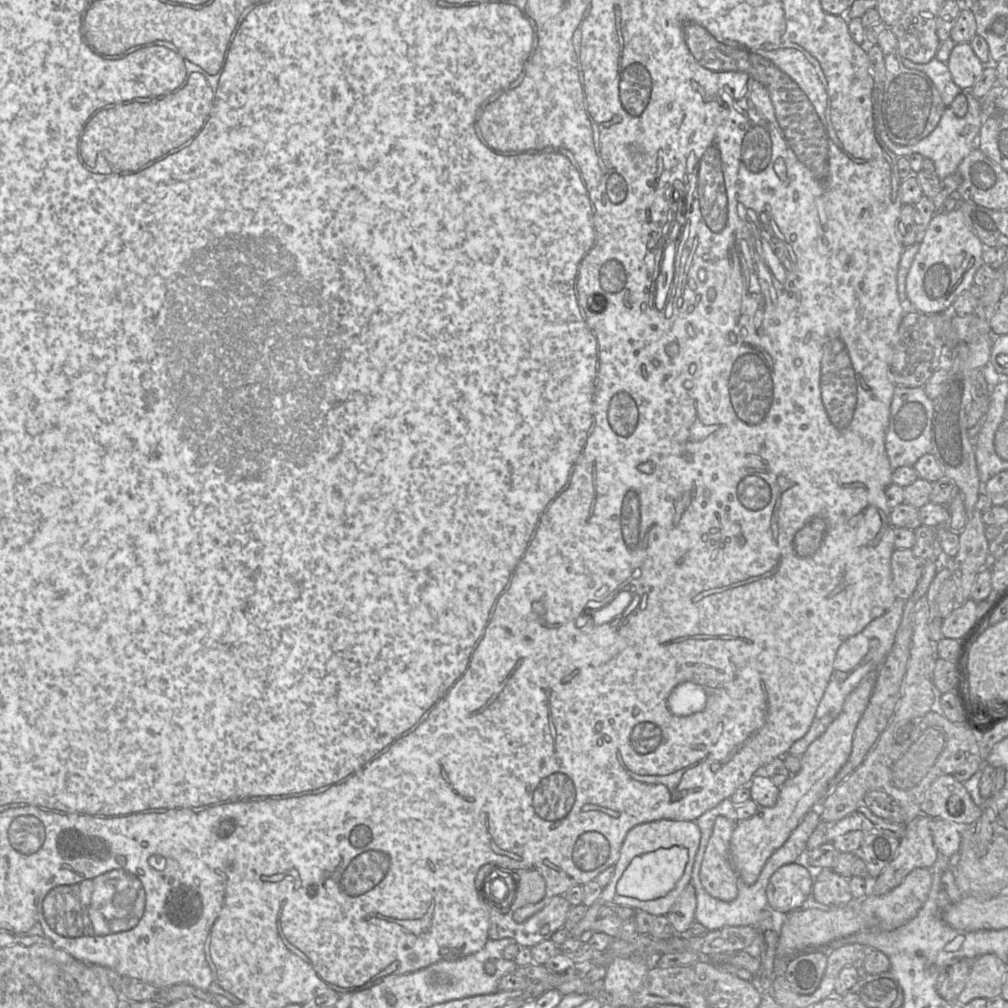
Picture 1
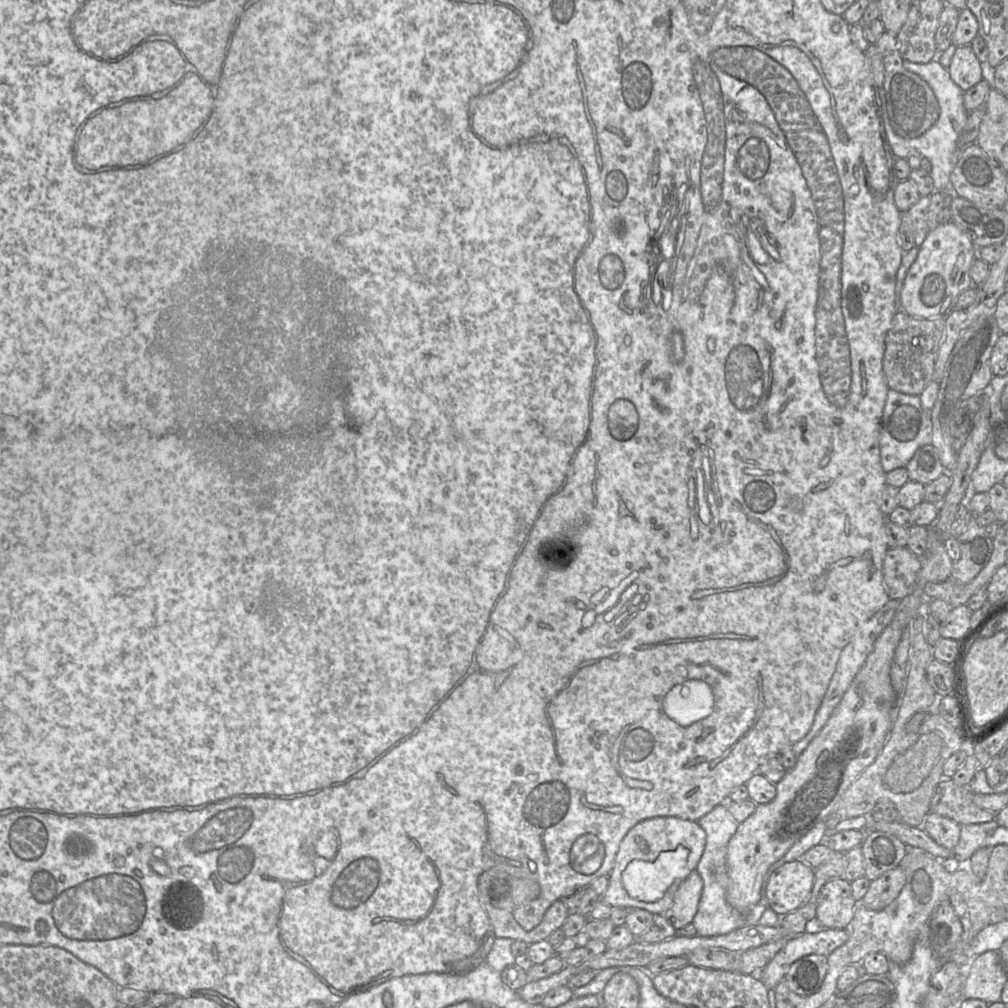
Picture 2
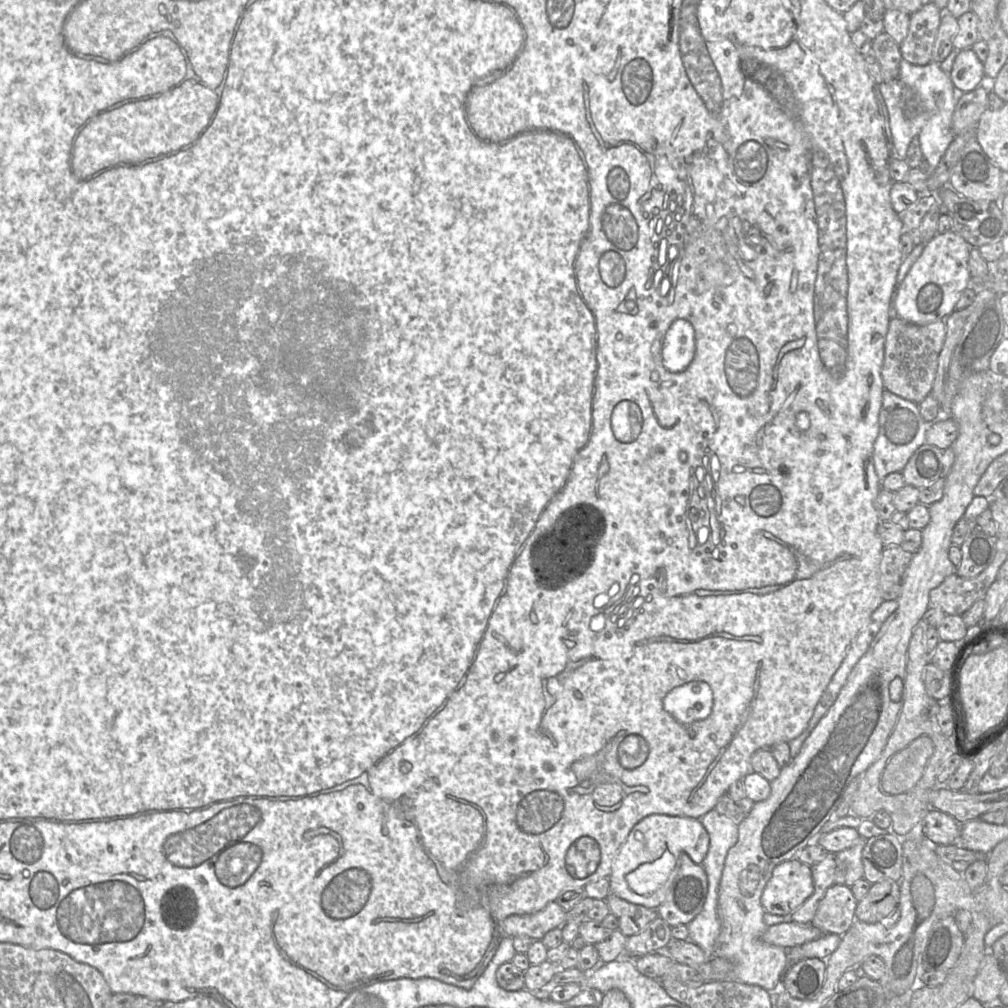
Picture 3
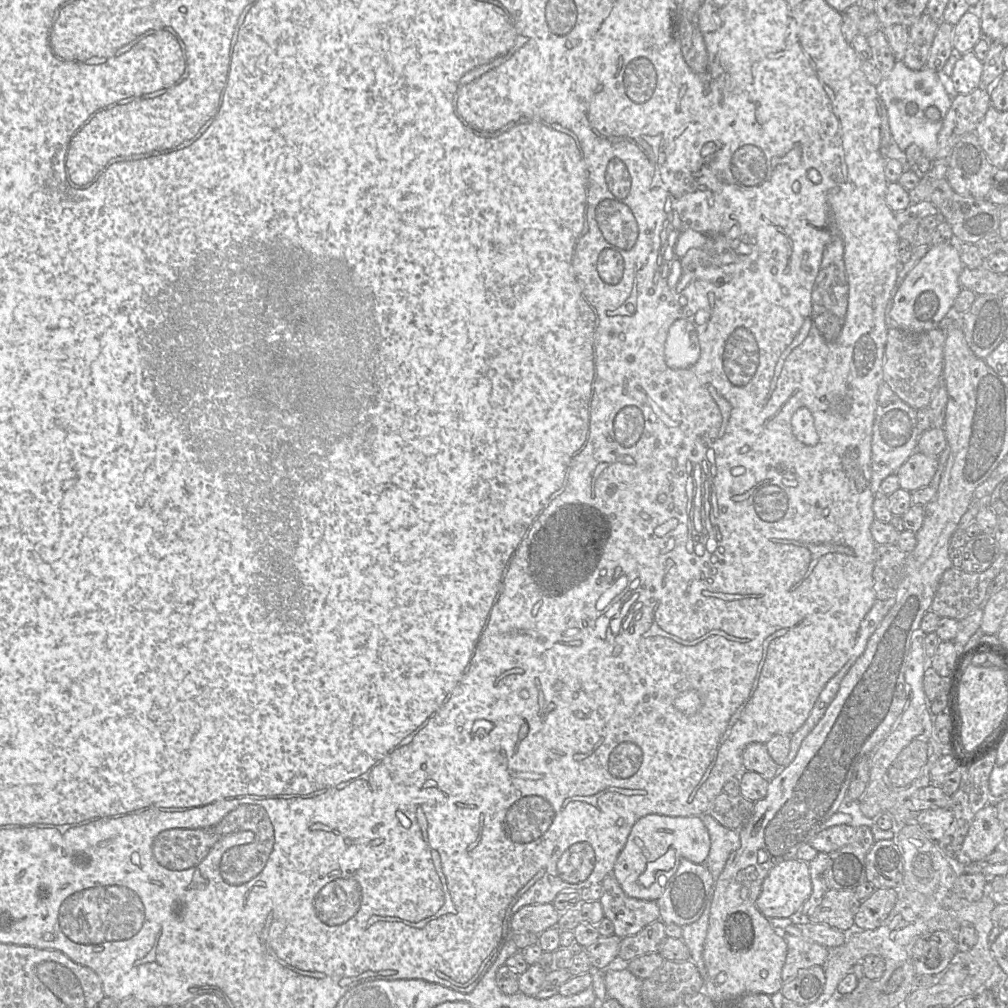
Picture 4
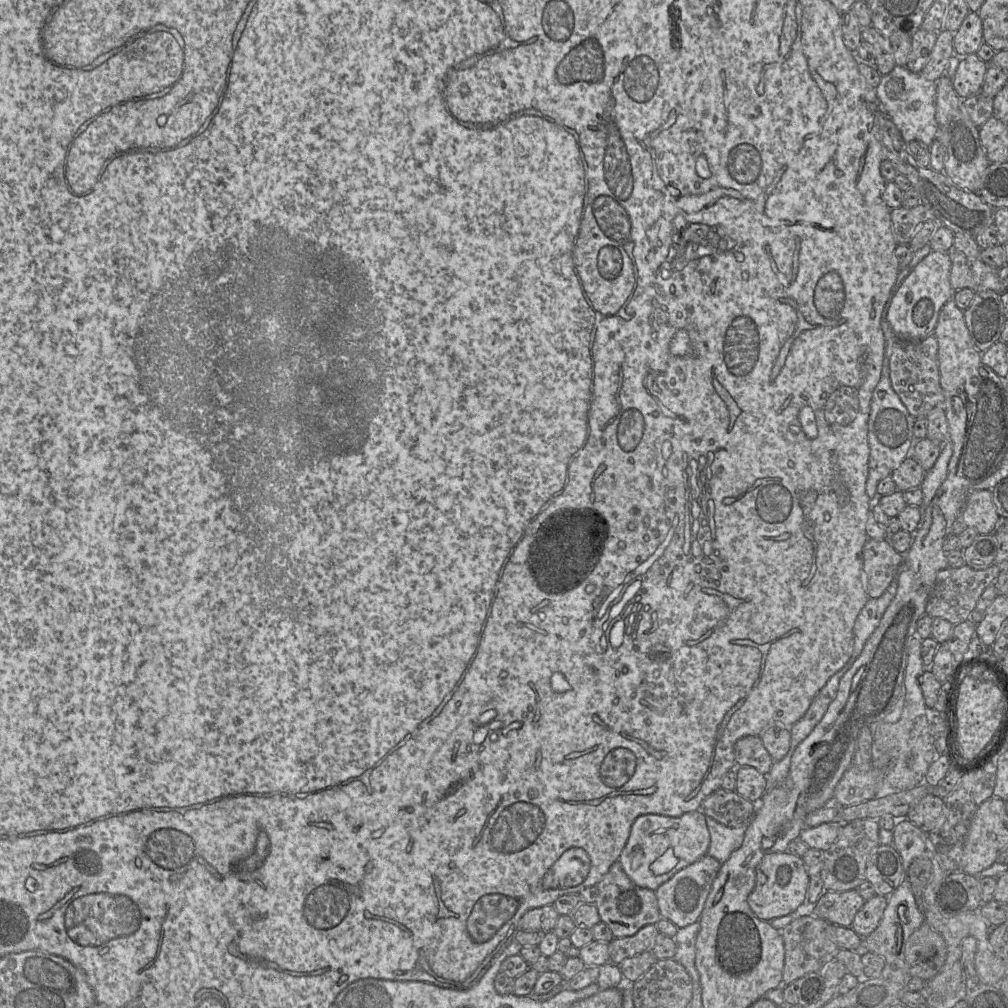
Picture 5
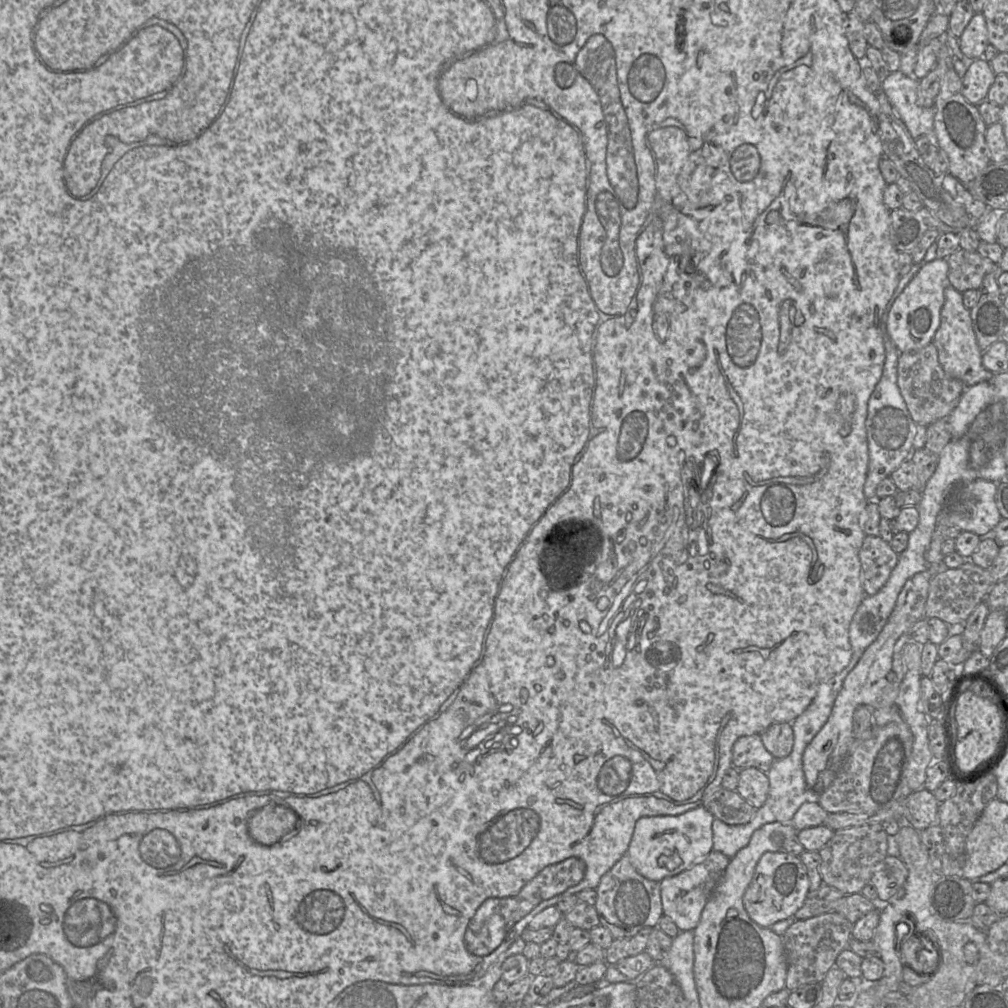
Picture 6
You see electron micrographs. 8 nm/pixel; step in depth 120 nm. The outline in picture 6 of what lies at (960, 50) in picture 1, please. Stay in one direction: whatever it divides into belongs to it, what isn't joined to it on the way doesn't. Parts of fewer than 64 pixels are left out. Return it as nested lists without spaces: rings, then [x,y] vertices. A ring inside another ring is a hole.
[[[984,58],[968,62],[967,71],[962,78],[962,94],[971,104],[978,106],[987,99],[989,89],[995,81],[996,74],[990,63]]]

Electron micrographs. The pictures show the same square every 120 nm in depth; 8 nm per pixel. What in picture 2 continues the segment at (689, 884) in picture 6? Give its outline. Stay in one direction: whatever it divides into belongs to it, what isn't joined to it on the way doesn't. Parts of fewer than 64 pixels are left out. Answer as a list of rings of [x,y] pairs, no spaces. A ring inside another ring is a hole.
[[[694,869],[679,885],[674,900],[663,914],[678,931],[692,923],[703,890],[703,880]]]

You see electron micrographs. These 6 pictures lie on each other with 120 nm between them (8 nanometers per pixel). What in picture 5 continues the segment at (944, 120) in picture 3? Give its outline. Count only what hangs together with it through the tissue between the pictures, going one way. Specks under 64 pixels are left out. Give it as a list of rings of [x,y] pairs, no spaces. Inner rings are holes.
[[[895,65],[891,72],[881,77],[879,85],[875,88],[881,106],[907,143],[917,140],[930,147],[935,139],[936,82],[925,79],[920,73],[914,73],[906,66]]]

